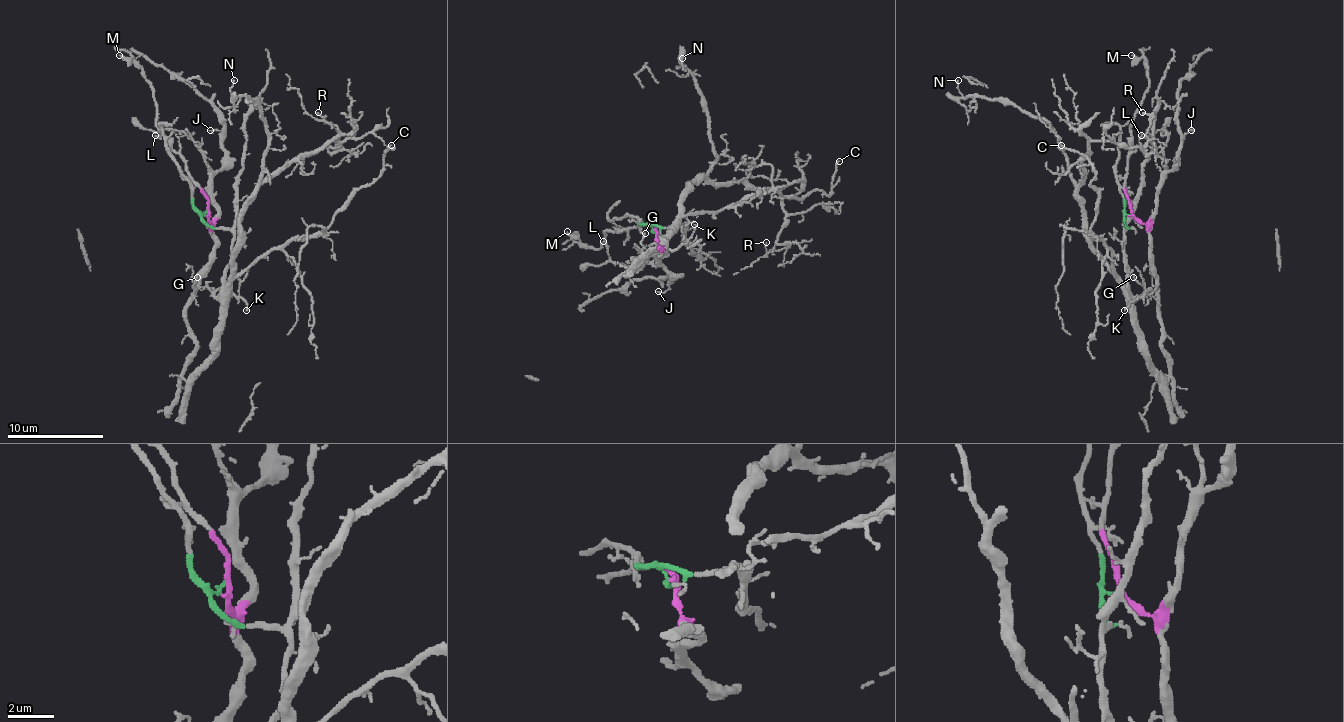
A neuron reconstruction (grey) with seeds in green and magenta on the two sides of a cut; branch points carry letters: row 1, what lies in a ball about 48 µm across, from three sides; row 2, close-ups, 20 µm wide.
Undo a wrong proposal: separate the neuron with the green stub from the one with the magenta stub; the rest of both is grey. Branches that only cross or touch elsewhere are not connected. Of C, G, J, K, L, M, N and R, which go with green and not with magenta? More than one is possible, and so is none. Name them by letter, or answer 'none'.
C, K, N, R

